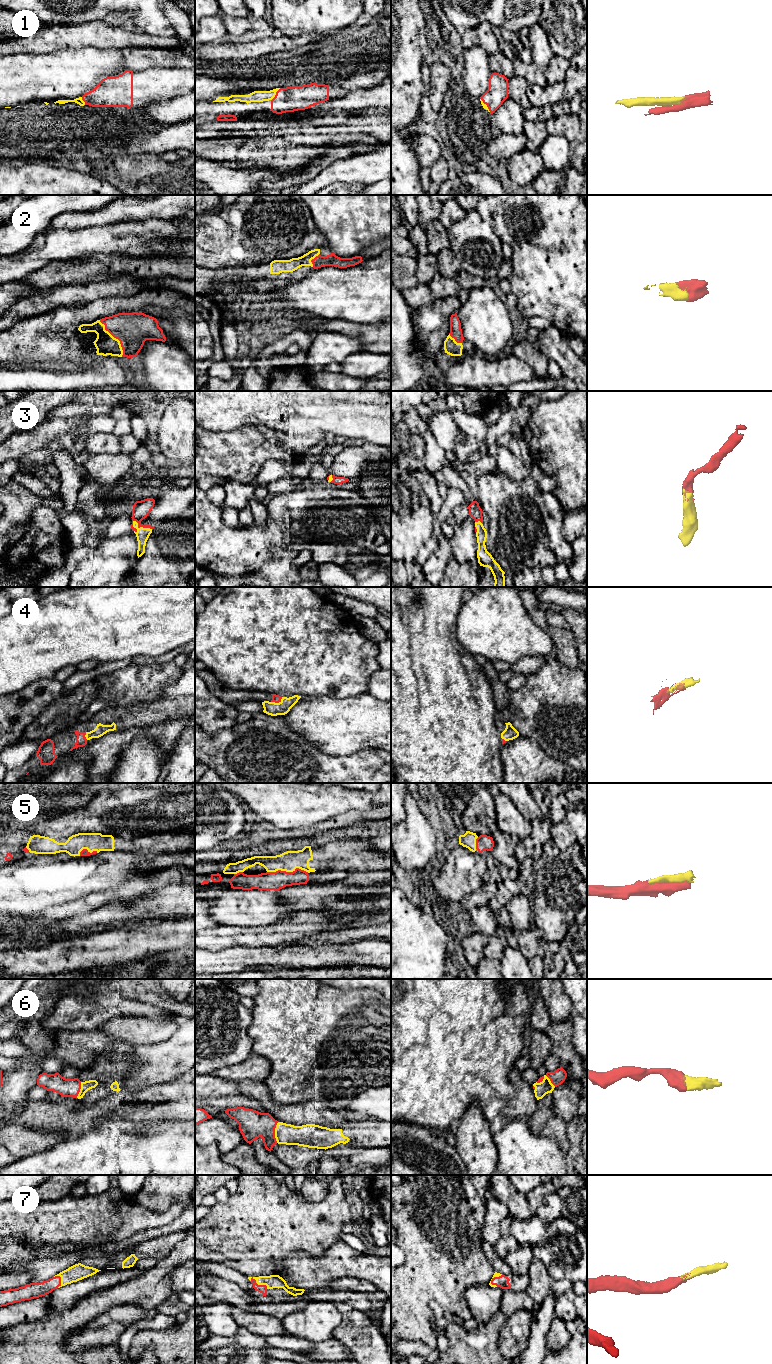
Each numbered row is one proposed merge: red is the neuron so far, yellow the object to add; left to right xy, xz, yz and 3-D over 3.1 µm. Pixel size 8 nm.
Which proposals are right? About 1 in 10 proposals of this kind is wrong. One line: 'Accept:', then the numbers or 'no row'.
Accept: 1, 2, 3, 4, 5, 6, 7

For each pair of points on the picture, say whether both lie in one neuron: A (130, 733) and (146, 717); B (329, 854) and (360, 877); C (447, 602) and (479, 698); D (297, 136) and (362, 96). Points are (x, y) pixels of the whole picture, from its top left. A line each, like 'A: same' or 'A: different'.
A: different
B: different
C: same
D: different

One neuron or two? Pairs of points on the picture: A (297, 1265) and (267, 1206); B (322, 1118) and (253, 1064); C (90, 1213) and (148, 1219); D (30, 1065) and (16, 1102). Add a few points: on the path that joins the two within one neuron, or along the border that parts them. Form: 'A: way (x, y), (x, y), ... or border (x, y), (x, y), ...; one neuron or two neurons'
A: border (314, 1256), (289, 1253), (278, 1273); two neurons
B: border (239, 1081), (254, 1080), (263, 1082); two neurons
C: border (126, 1203), (118, 1209), (119, 1228), (108, 1236); two neurons
D: way (25, 1074), (16, 1084), (16, 1093); one neuron

